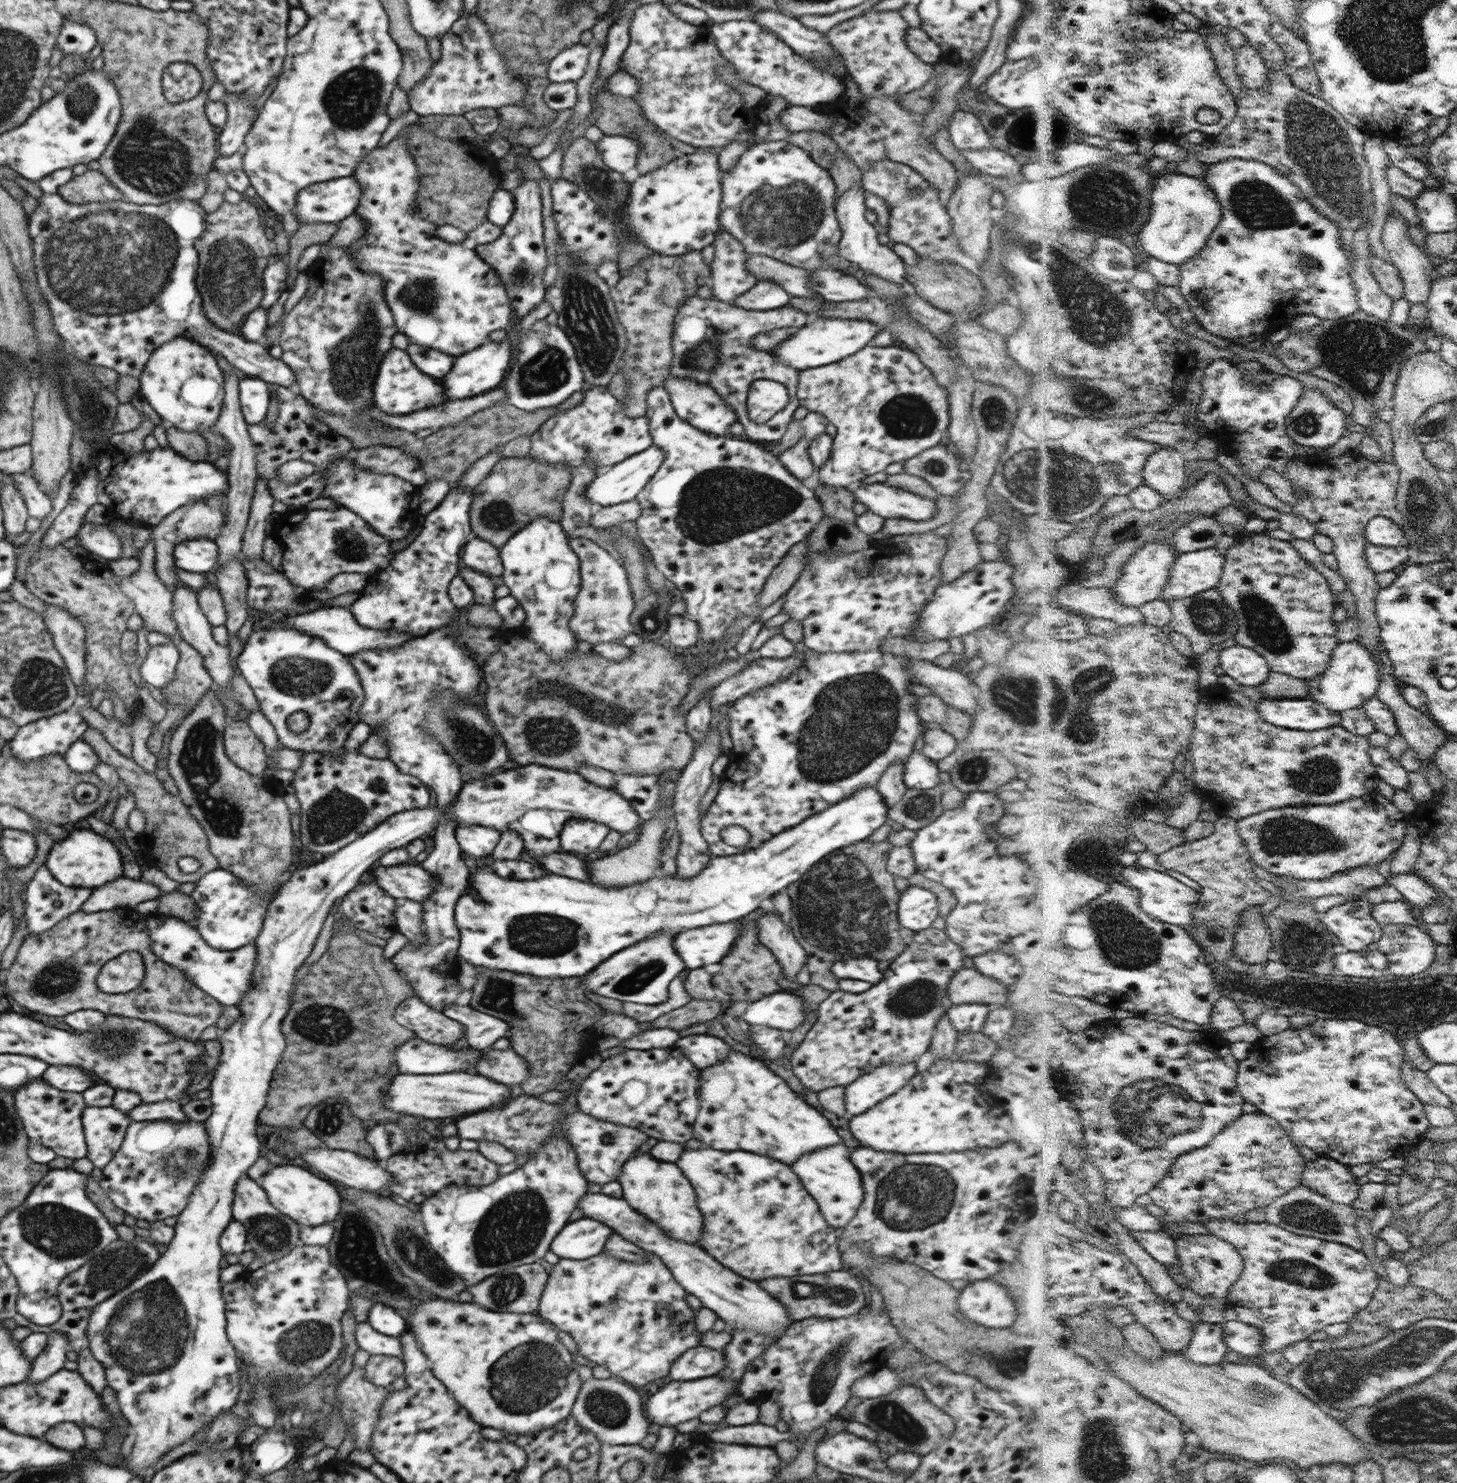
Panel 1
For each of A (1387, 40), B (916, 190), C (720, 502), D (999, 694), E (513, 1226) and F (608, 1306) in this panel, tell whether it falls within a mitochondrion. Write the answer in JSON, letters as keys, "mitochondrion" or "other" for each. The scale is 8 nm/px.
{"A":"mitochondrion","B":"mitochondrion","C":"mitochondrion","D":"mitochondrion","E":"mitochondrion","F":"mitochondrion"}

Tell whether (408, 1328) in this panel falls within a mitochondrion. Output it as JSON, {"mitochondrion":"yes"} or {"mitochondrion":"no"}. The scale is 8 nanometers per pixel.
{"mitochondrion":"no"}

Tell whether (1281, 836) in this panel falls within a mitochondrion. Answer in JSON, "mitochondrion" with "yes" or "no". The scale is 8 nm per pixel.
{"mitochondrion":"yes"}

